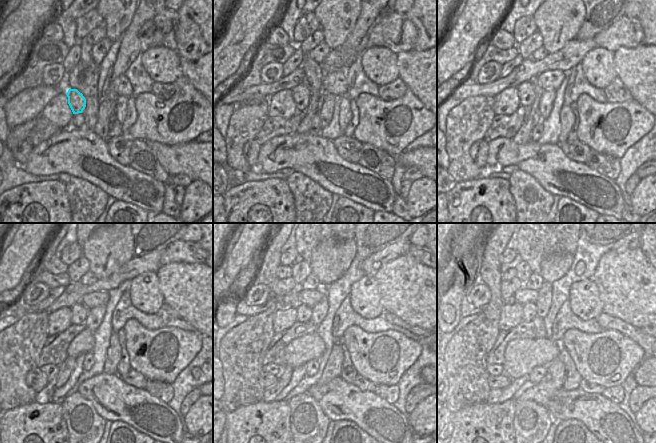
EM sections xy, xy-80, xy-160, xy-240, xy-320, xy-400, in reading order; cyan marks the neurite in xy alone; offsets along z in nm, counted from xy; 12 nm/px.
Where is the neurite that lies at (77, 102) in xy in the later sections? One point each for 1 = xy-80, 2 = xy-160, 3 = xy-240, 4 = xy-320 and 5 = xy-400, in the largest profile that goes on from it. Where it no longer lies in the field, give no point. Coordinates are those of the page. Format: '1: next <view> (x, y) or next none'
1: next xy-80 (301, 94)
2: next xy-160 (526, 91)
3: next xy-240 (79, 312)
4: next xy-320 (303, 312)
5: next xy-400 (529, 309)

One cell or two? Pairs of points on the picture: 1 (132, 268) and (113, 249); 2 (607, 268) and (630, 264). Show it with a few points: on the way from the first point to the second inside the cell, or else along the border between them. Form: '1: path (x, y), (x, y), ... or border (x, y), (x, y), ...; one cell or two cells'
1: border (132, 258), (109, 277); two cells
2: path (613, 268), (624, 268); one cell

